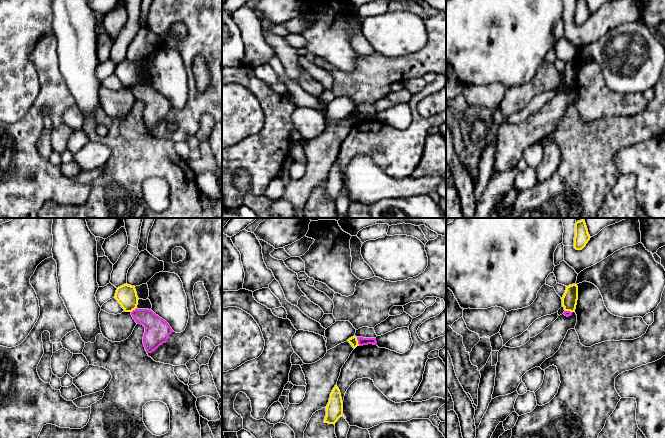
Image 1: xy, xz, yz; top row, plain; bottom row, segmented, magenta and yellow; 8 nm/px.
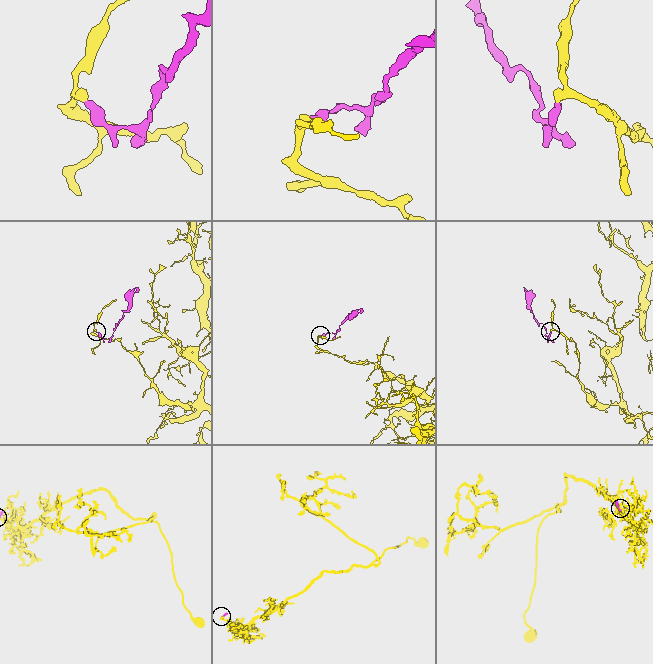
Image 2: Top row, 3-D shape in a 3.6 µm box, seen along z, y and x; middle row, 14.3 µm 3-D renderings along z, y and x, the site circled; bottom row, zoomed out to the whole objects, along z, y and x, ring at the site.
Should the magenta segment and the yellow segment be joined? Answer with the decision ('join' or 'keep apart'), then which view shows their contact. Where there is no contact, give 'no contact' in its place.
keep apart; meets magenta in xz

